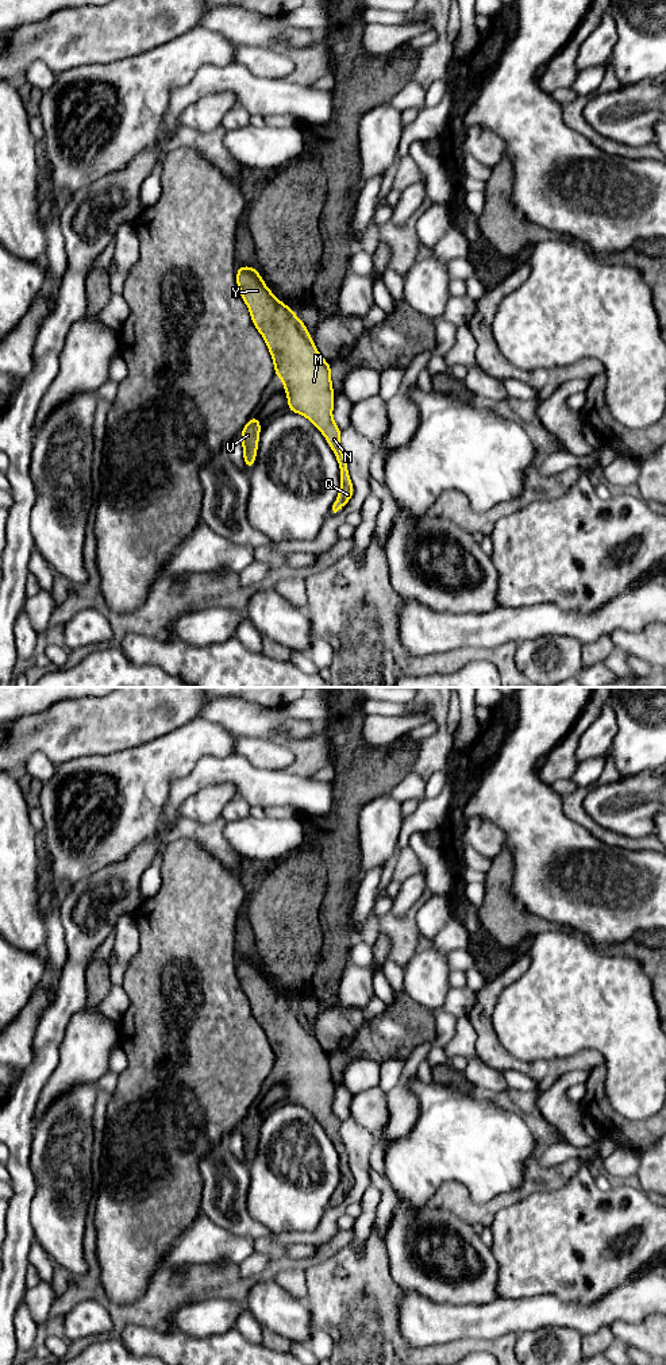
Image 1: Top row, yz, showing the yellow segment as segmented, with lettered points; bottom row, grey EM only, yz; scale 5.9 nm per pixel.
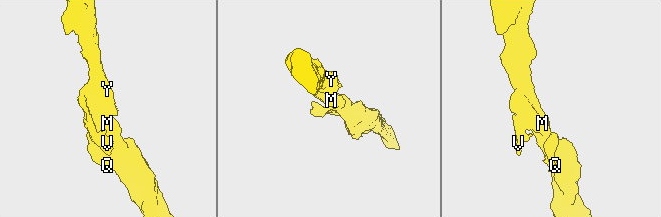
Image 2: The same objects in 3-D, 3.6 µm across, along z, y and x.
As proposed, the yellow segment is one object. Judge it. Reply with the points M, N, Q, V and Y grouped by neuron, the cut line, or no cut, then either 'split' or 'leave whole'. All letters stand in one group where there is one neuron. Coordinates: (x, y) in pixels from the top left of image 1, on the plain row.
groups M N Q V Y; cut none; leave whole

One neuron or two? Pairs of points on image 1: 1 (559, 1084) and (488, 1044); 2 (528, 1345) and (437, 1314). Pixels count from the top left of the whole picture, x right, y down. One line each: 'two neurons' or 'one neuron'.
1: two neurons
2: two neurons

